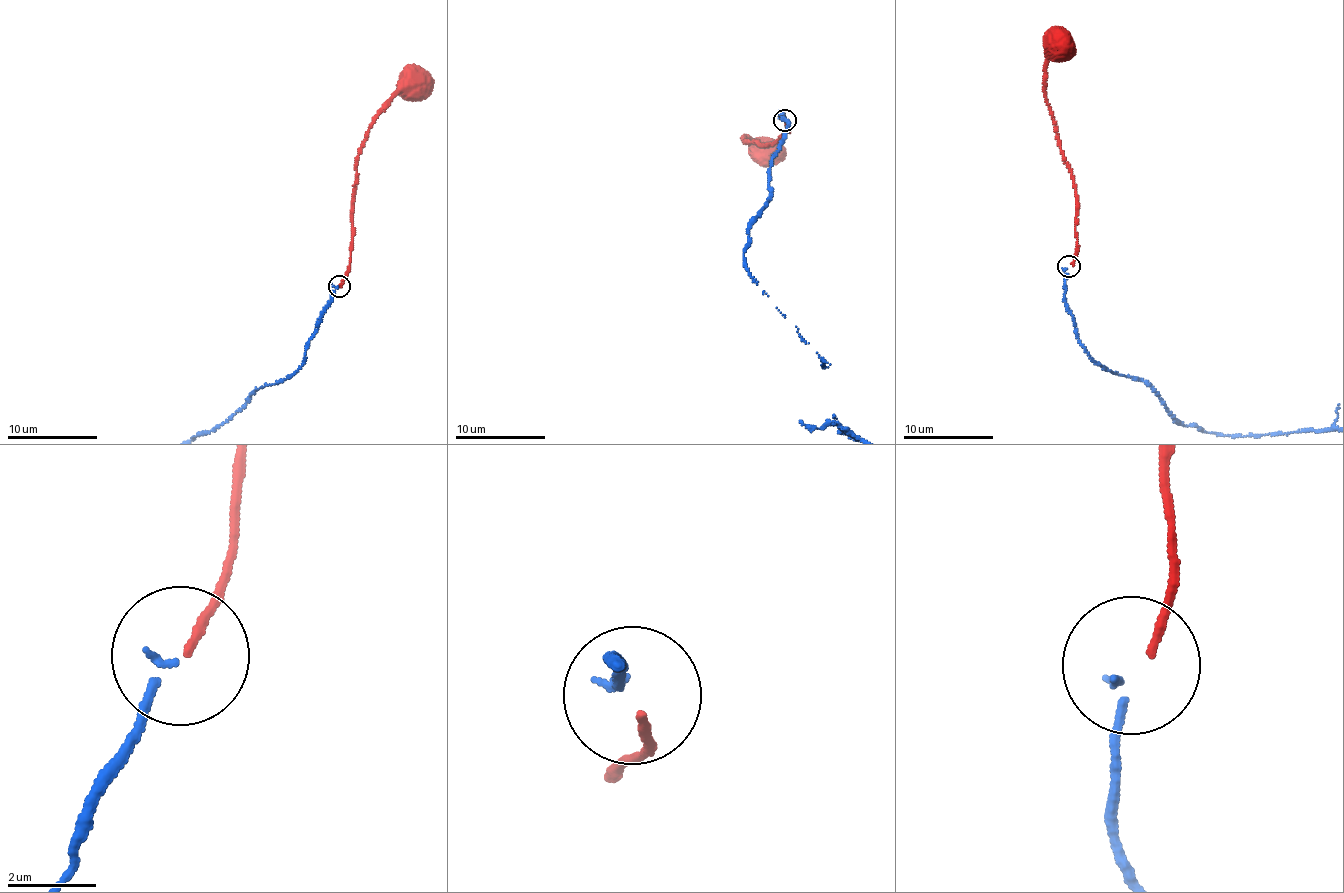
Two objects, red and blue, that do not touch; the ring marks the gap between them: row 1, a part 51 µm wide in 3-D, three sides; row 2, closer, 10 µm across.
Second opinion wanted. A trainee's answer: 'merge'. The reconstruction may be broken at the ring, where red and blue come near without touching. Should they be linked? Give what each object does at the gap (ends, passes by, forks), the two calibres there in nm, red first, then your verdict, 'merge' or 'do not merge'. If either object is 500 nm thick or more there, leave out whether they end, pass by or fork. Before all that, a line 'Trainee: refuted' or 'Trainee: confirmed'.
Trainee: refuted
red ends; blue ends; calibres 190 and 160 nm; do not merge

